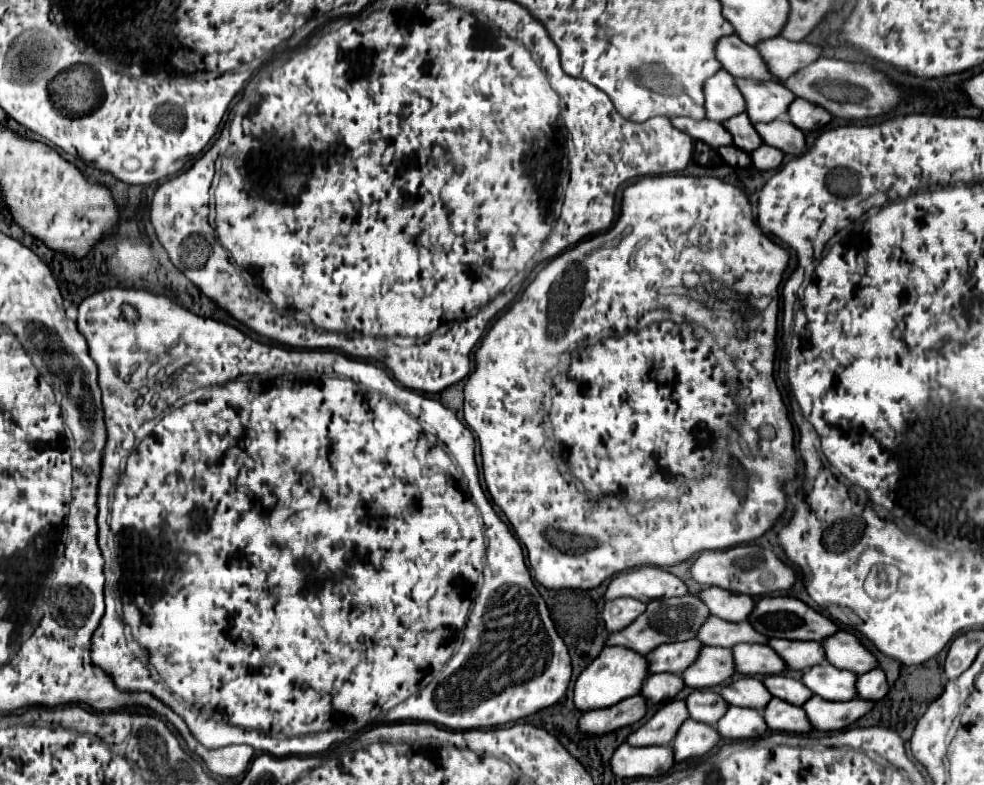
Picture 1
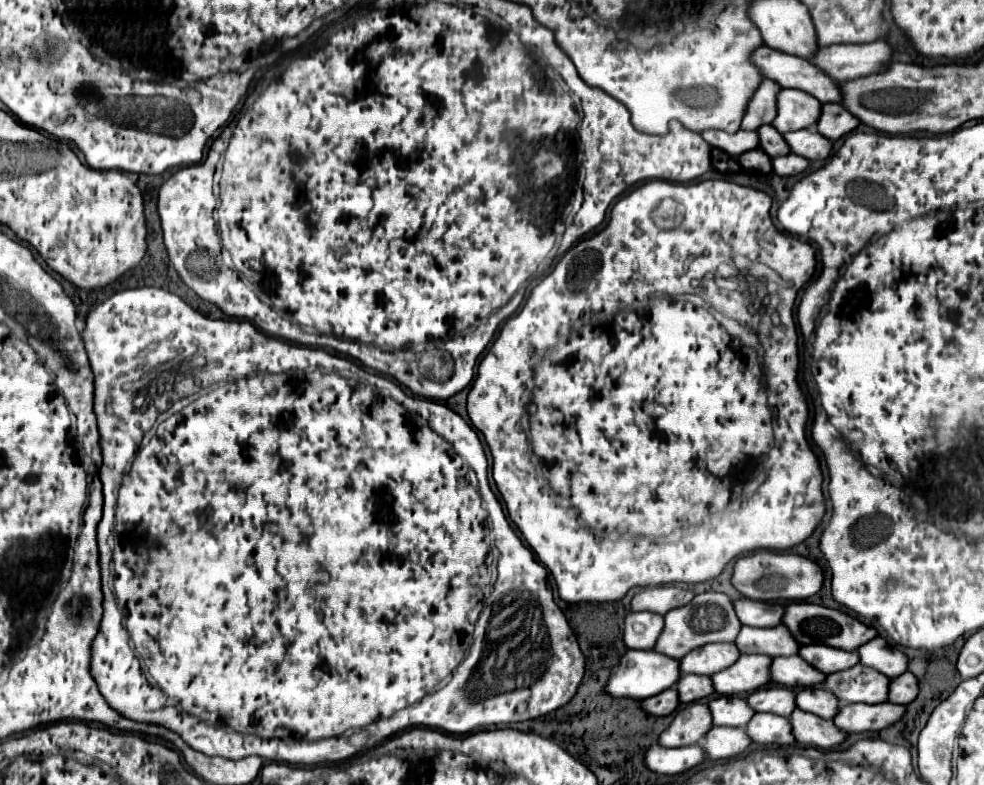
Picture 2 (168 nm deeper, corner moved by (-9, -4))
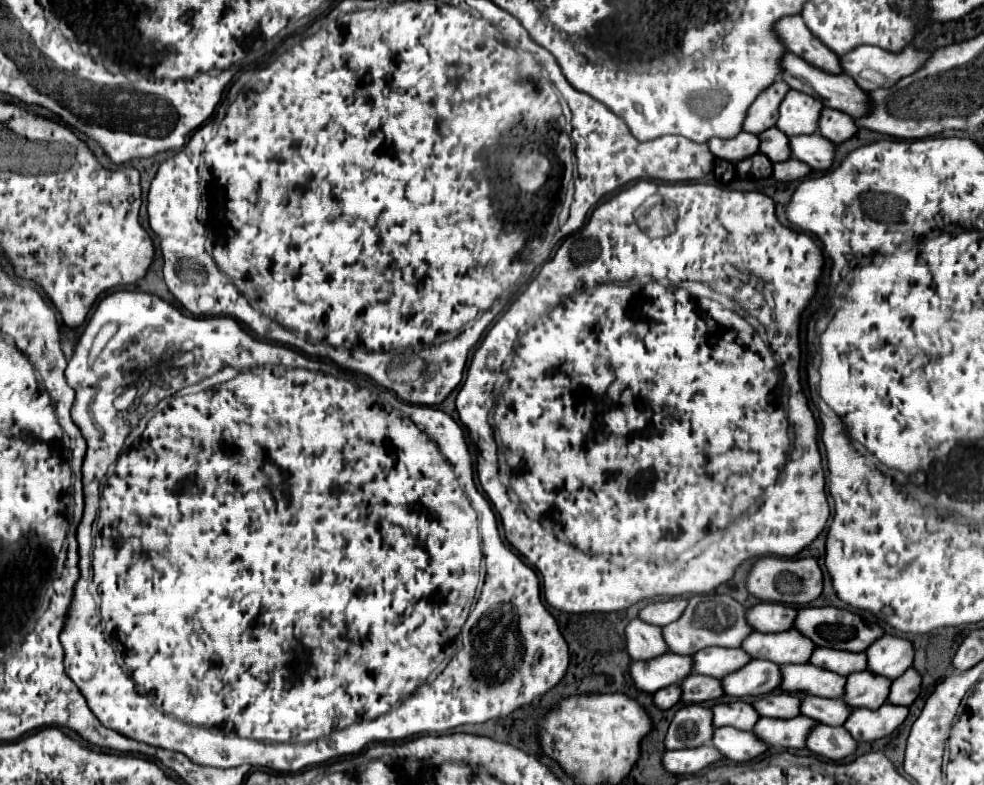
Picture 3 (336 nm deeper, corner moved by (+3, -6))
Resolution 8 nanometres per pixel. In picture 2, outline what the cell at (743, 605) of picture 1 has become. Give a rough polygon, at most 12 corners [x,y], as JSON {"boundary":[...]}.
{"boundary":[[754,599],[734,601],[742,625],[776,627],[784,605]]}

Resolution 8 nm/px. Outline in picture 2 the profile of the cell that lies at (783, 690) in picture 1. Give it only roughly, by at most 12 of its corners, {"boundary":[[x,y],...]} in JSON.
{"boundary":[[826,689],[796,691],[796,705],[832,719],[838,699]]}

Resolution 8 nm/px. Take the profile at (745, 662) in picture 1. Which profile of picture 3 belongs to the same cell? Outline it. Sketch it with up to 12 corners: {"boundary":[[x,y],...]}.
{"boundary":[[812,663],[782,665],[782,689],[840,699],[846,677]]}

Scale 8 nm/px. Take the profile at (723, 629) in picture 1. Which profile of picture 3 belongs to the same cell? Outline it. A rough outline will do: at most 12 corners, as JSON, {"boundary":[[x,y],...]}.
{"boundary":[[798,629],[754,631],[742,649],[778,665],[808,663],[816,645]]}

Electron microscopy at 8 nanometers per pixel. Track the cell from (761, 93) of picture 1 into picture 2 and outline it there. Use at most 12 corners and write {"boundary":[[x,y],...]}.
{"boundary":[[782,89],[772,127],[814,127],[820,105],[804,91]]}

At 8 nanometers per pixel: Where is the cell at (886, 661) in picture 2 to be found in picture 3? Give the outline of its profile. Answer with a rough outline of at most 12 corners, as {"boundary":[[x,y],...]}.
{"boundary":[[884,635],[866,655],[870,671],[896,679],[912,667],[914,645]]}

